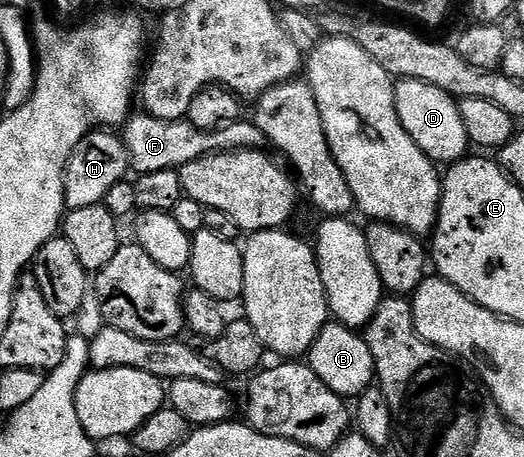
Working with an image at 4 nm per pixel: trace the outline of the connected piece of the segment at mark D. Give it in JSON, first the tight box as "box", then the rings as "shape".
{"box":[394,79,471,163],"shape":[[[420,79],[399,80],[394,86],[396,115],[400,115],[400,123],[404,123],[404,131],[412,135],[416,147],[424,151],[435,163],[453,163],[467,156],[471,148],[468,131],[464,131],[464,119],[460,119],[458,101],[448,91],[440,91],[440,87],[432,87],[432,83],[424,83]]]}

